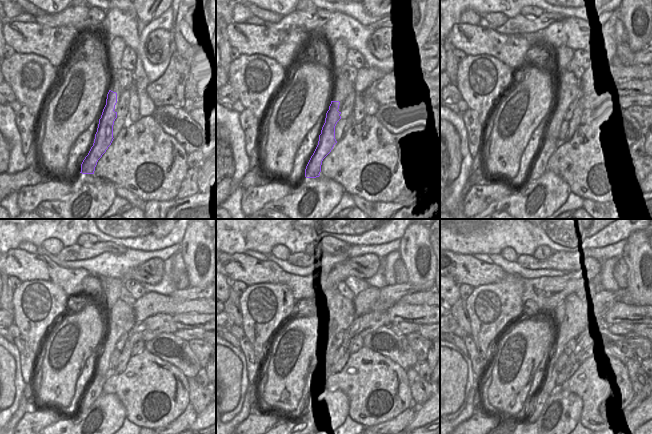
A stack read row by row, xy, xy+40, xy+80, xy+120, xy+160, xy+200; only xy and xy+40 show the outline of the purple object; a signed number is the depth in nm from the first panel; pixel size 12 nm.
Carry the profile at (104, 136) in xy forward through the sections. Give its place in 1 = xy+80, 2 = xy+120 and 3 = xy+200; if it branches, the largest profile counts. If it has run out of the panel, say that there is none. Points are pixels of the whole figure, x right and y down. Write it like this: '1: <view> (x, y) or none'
1: xy+80 (550, 144)
2: xy+120 (95, 389)
3: xy+200 (548, 387)

